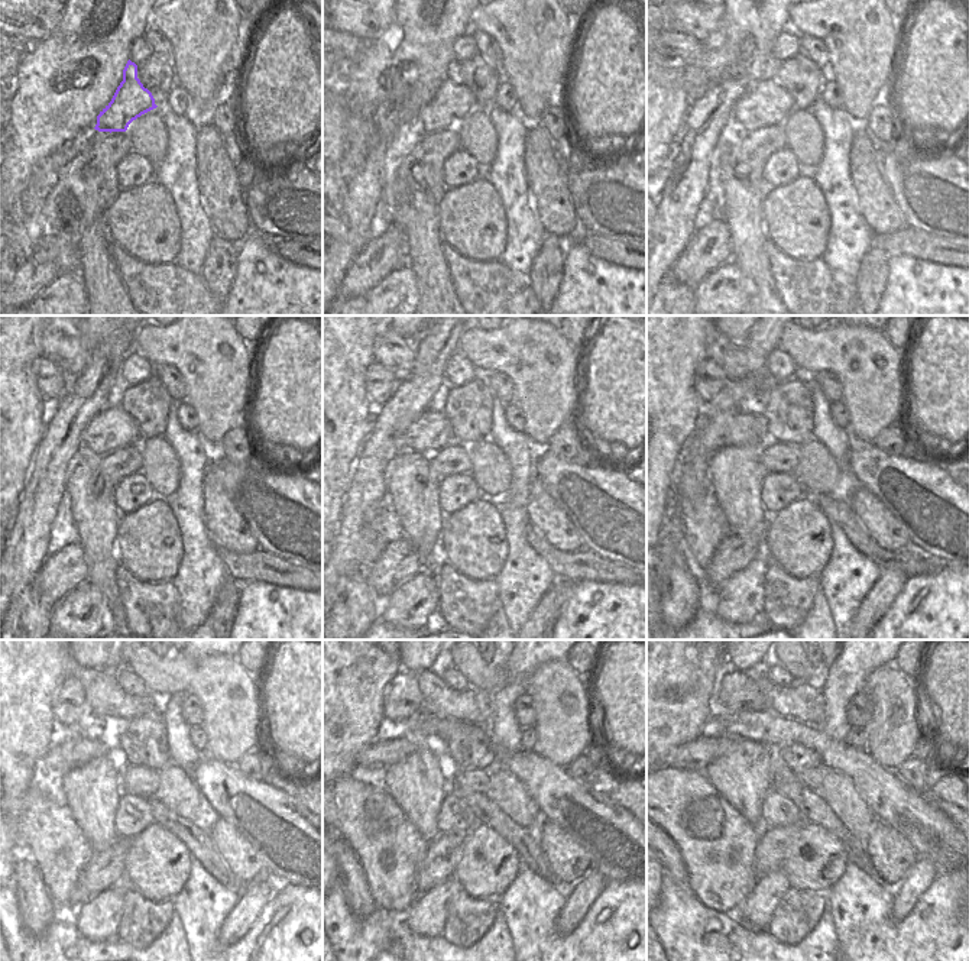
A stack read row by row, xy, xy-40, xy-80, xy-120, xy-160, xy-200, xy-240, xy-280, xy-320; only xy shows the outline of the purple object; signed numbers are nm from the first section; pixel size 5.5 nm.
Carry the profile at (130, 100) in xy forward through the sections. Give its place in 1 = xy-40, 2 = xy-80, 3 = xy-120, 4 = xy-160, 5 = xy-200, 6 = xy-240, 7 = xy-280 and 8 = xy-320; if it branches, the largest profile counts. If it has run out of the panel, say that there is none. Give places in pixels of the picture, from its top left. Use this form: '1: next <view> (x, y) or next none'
1: next xy-40 (453, 102)
2: next xy-80 (764, 103)
3: next xy-120 (112, 429)
4: next xy-160 (430, 432)
5: next xy-200 (719, 430)
6: next xy-240 (73, 748)
7: next xy-280 (391, 747)
8: next xy-320 (694, 756)

